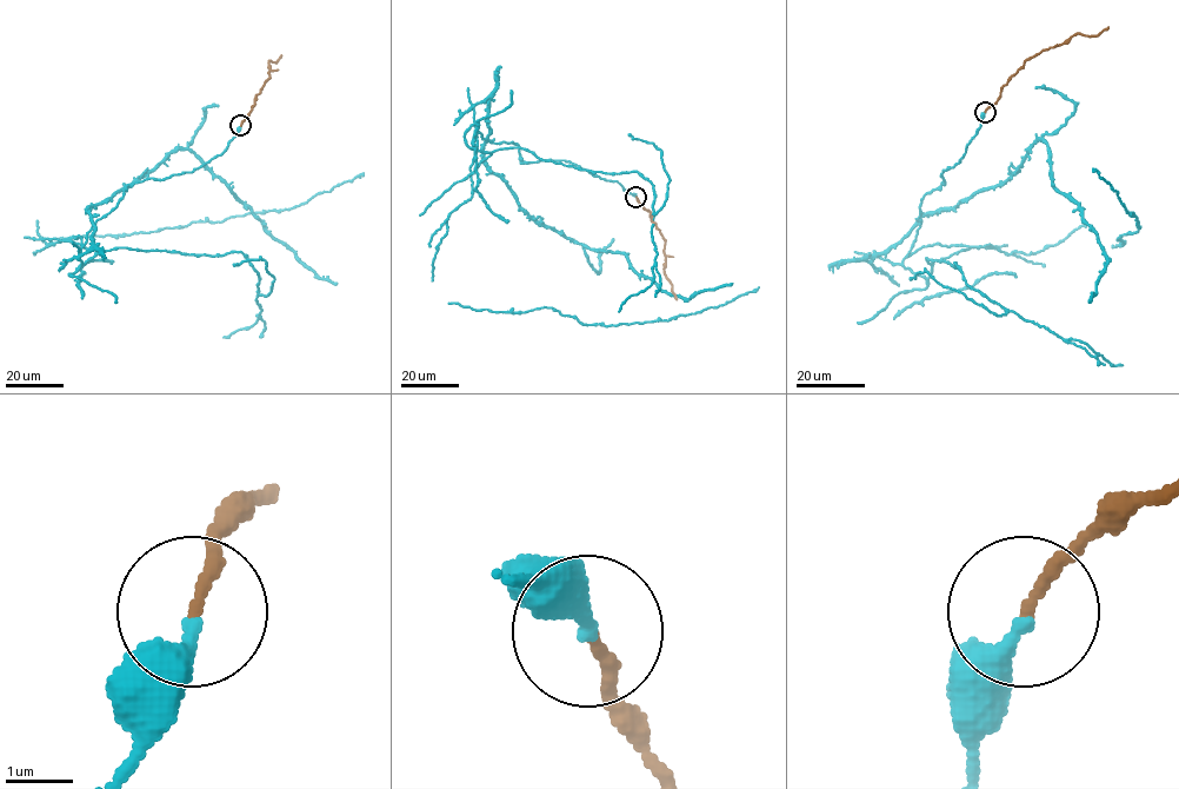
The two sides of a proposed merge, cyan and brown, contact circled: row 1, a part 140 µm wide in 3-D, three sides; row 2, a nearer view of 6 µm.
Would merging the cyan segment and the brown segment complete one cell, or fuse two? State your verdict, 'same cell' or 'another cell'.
same cell

